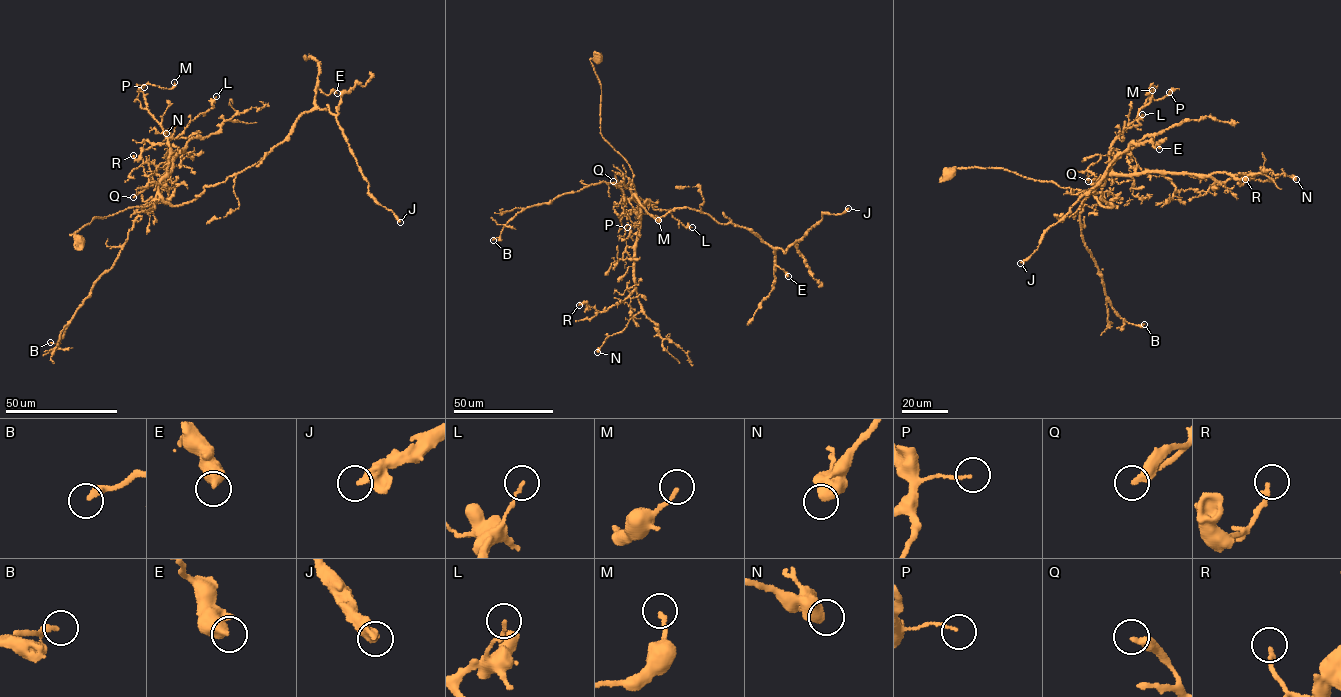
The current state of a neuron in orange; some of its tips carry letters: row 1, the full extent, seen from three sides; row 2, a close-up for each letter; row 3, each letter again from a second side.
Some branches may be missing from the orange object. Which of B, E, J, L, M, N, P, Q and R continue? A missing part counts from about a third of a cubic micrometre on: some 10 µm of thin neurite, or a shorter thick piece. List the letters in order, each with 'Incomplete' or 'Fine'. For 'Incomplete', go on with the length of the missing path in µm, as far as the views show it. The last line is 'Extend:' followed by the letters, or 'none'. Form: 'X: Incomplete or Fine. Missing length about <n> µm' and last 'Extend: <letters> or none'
B: Fine
E: Fine
J: Fine
L: Fine
M: Fine
N: Fine
P: Fine
Q: Fine
R: Fine
Extend: none

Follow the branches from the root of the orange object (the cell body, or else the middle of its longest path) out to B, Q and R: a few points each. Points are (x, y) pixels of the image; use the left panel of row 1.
B: (79, 239), (71, 235), (95, 216), (155, 208), (155, 200), (137, 216), (114, 265), (63, 336), (50, 342)
Q: (79, 239), (71, 235), (95, 216), (102, 218), (152, 203), (155, 208), (157, 187), (153, 184), (133, 197)
R: (79, 239), (71, 235), (95, 216), (155, 208), (159, 182), (186, 147), (155, 144), (137, 160), (133, 155)

